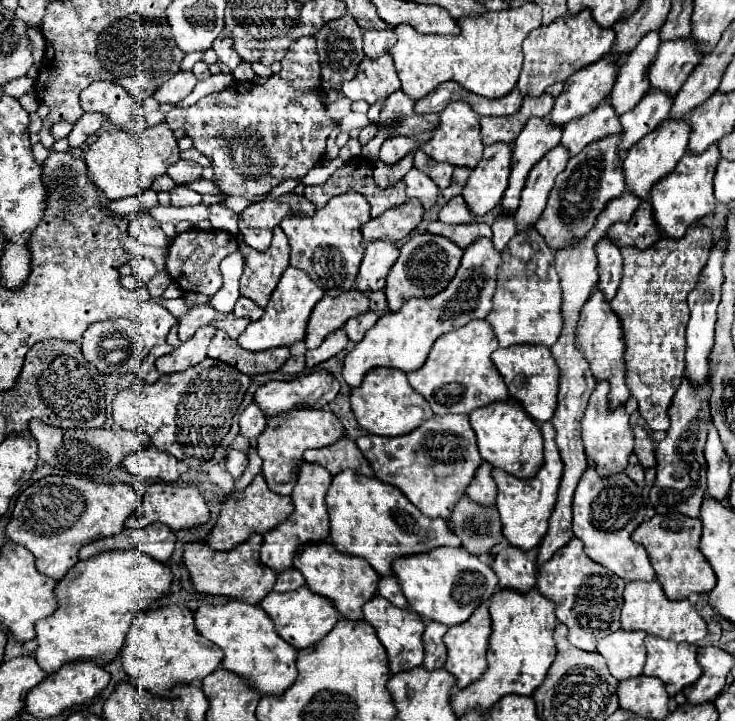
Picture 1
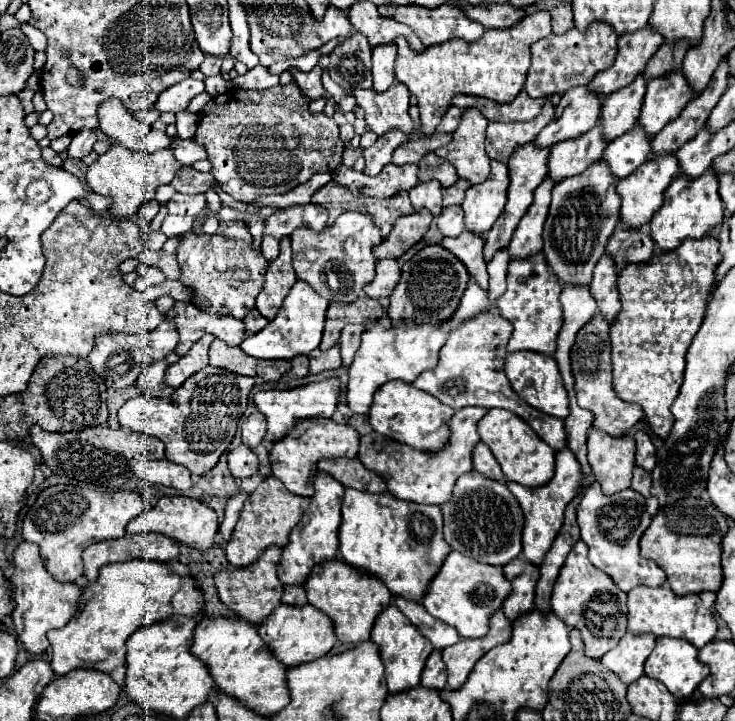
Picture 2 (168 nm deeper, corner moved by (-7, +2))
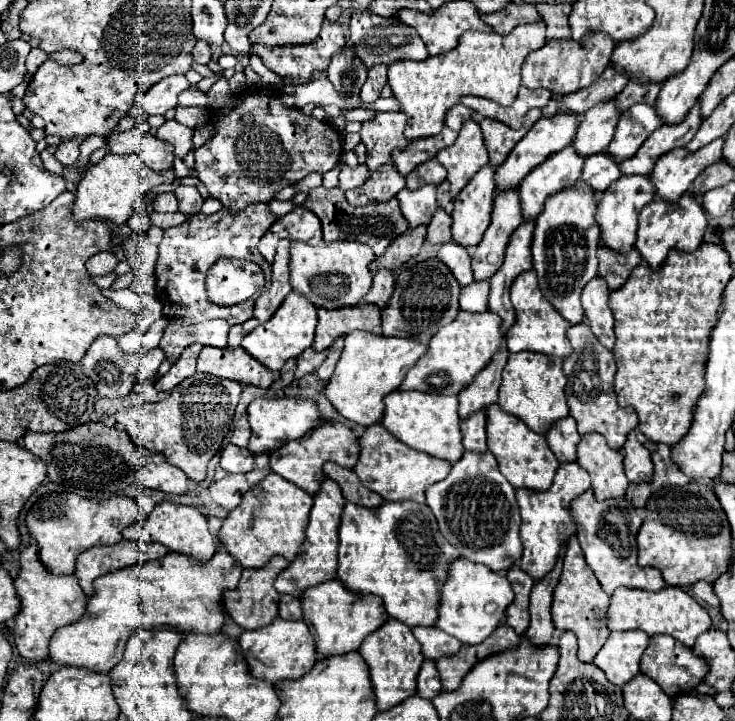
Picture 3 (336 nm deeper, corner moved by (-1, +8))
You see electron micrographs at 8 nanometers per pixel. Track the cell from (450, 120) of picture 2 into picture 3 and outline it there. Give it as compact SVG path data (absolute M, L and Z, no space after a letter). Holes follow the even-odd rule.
M457 104L457 106L453 106L453 108L447 112L445 124L447 124L451 130L459 132L459 130L461 130L461 126L463 126L463 122L465 122L465 120L469 120L469 118L475 118L475 112L473 112L471 108L463 106L463 104Z

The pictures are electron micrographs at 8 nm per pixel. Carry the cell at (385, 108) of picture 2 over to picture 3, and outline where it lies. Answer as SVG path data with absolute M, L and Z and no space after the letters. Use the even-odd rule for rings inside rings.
M377 112L375 120L363 122L361 142L367 148L365 166L369 172L375 172L383 164L391 164L391 154L397 148L407 148L403 136L405 114L401 112Z

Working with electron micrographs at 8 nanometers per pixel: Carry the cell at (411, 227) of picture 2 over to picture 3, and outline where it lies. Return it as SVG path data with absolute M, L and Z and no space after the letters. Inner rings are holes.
M419 226L419 228L407 230L403 236L397 236L393 240L393 244L387 248L387 252L381 258L375 258L371 262L369 270L371 272L377 272L381 268L395 270L395 268L407 264L413 256L419 254L419 248L421 248L421 244L425 240L425 234L427 234L427 228Z

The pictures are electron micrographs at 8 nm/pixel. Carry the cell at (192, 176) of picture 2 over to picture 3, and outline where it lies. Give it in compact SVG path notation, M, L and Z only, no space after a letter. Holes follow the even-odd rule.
M177 186L175 196L179 200L179 212L185 216L195 216L199 214L203 206L203 196L195 186Z

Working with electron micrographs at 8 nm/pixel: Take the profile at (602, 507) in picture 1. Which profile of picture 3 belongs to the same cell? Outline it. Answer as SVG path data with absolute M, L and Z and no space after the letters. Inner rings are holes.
M587 490L583 496L571 502L571 516L577 522L577 538L585 554L587 566L593 570L597 580L601 582L603 590L611 596L617 588L639 588L657 592L663 590L667 584L657 568L641 568L637 564L637 532L643 524L641 512L633 508L627 498L613 498L599 502L595 500L593 492Z

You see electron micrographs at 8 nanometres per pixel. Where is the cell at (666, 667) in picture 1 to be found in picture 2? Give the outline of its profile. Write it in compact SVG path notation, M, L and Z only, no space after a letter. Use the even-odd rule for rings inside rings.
M657 638L657 646L645 662L645 674L667 686L677 698L687 698L707 678L709 670L697 658L697 648L675 638Z

